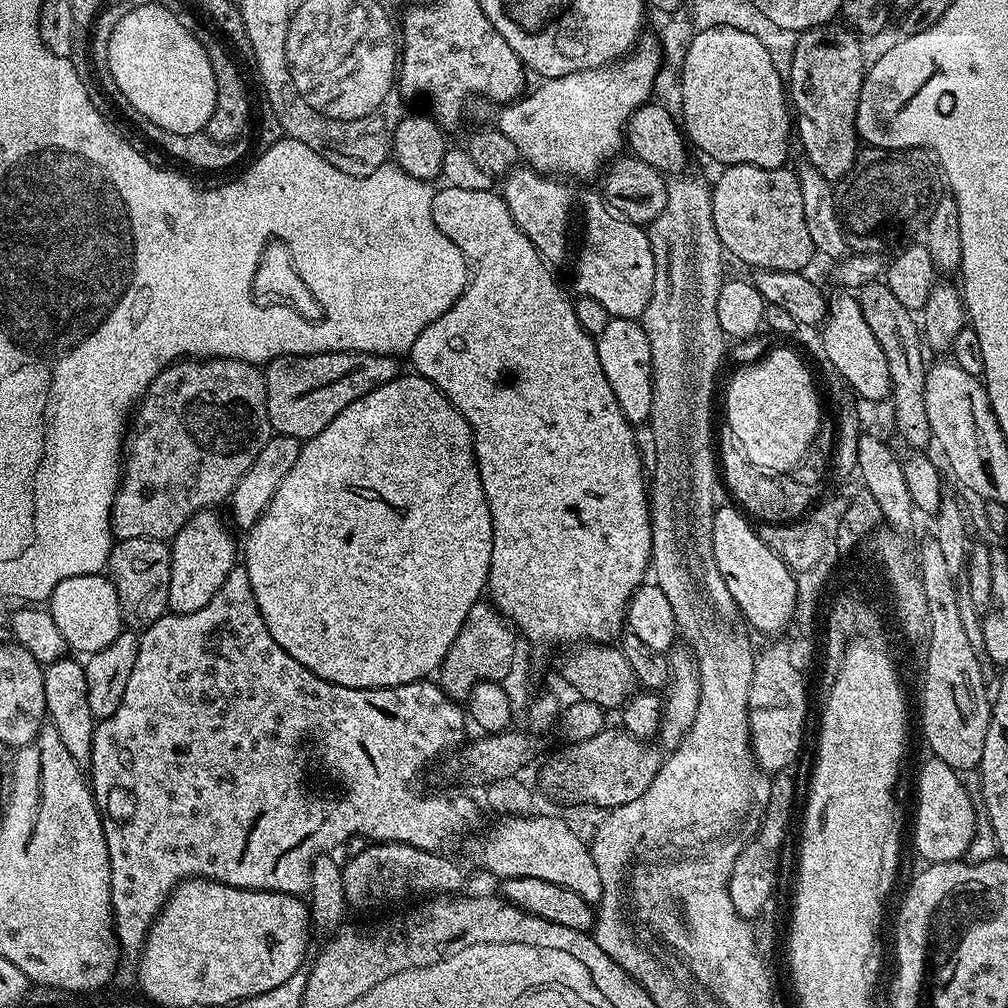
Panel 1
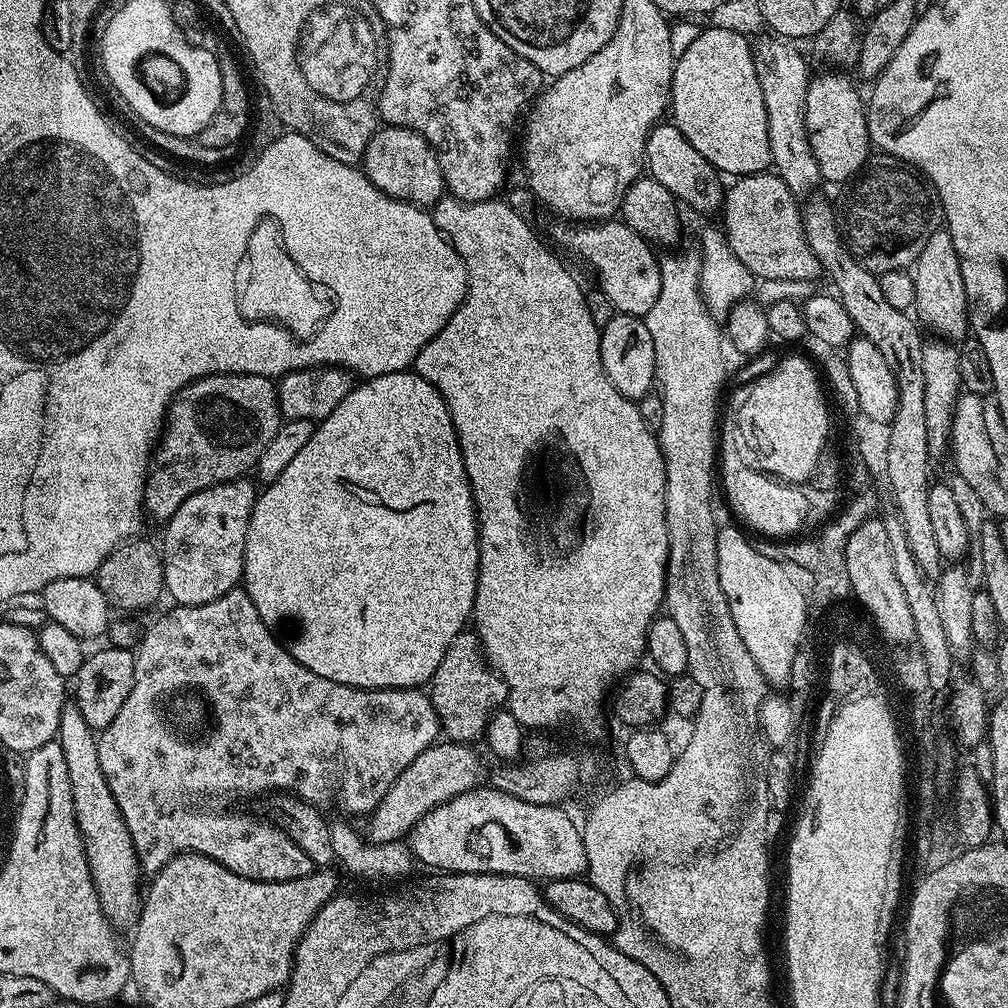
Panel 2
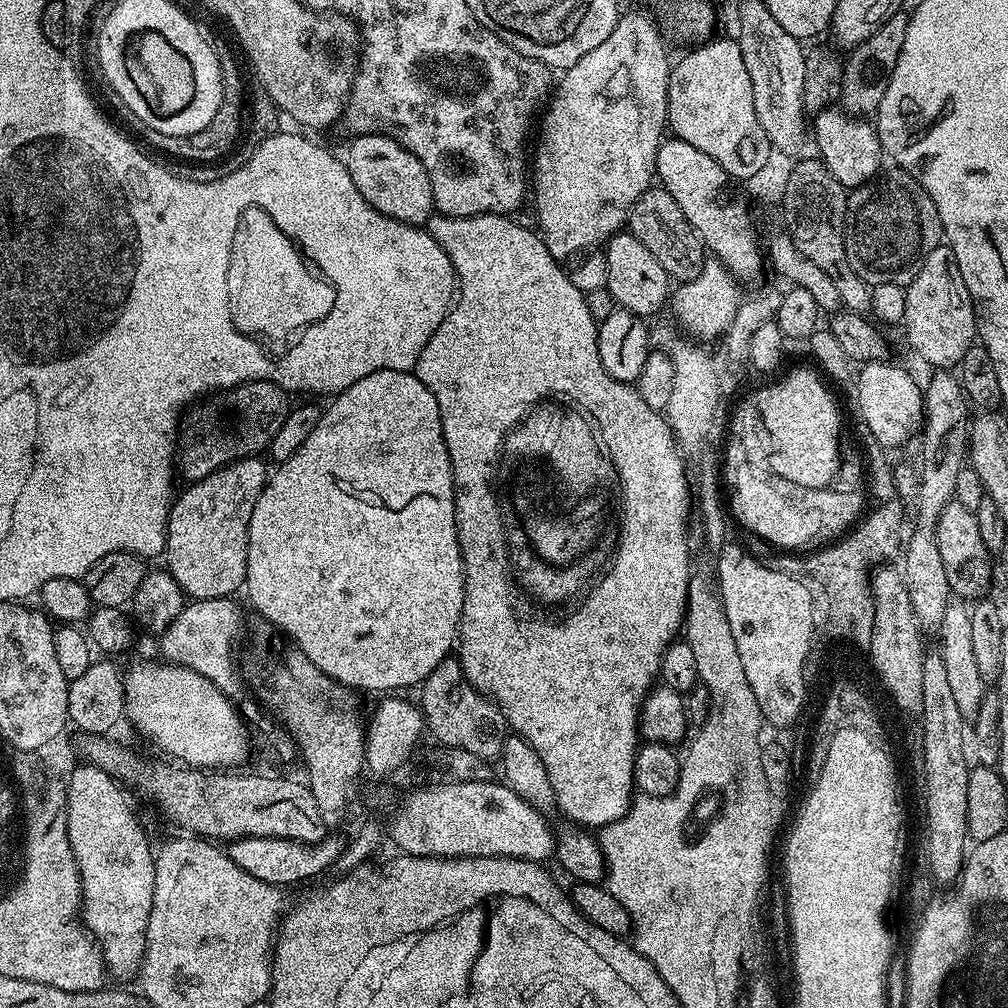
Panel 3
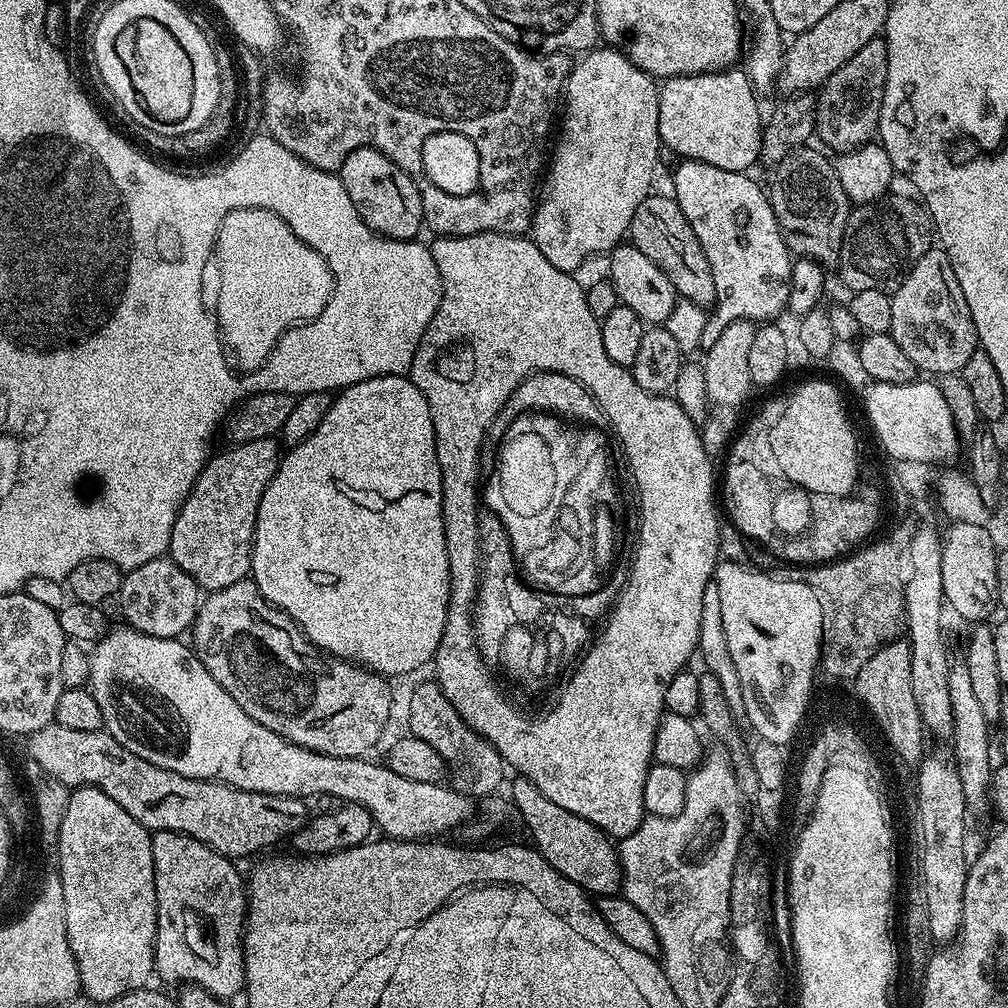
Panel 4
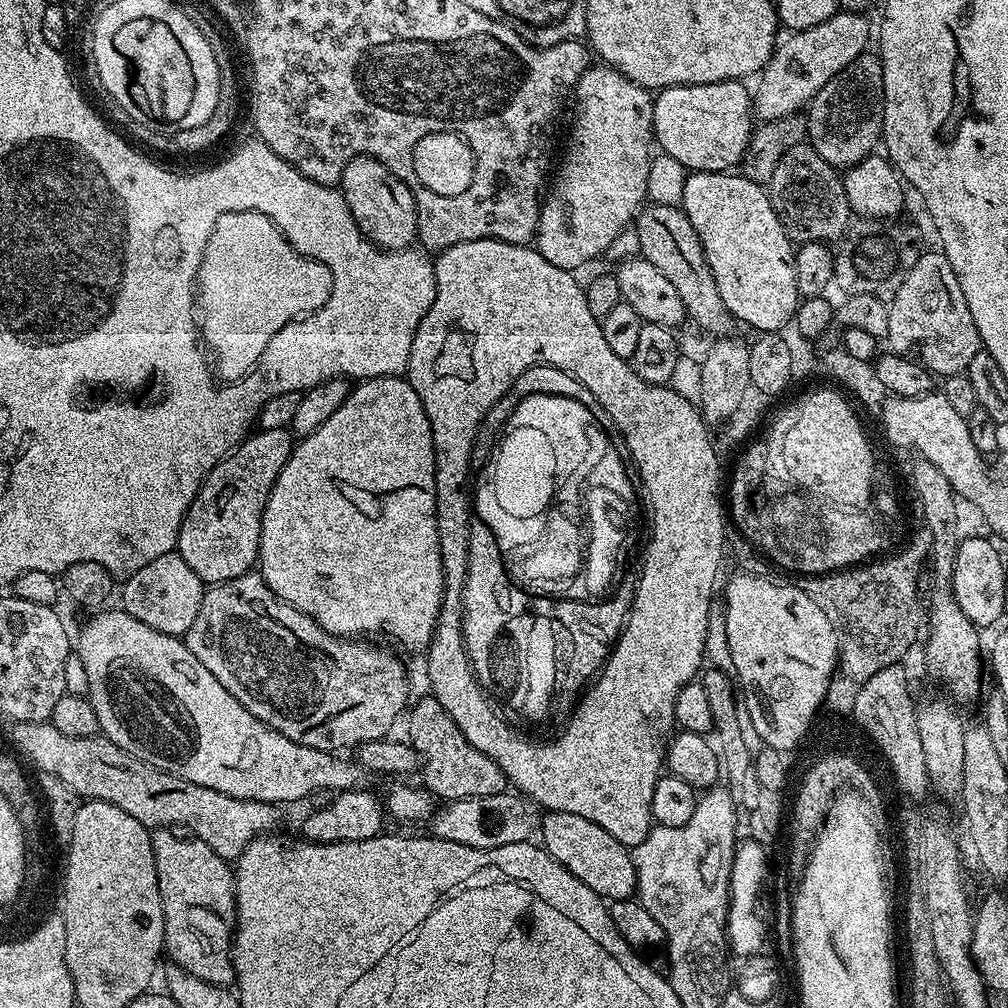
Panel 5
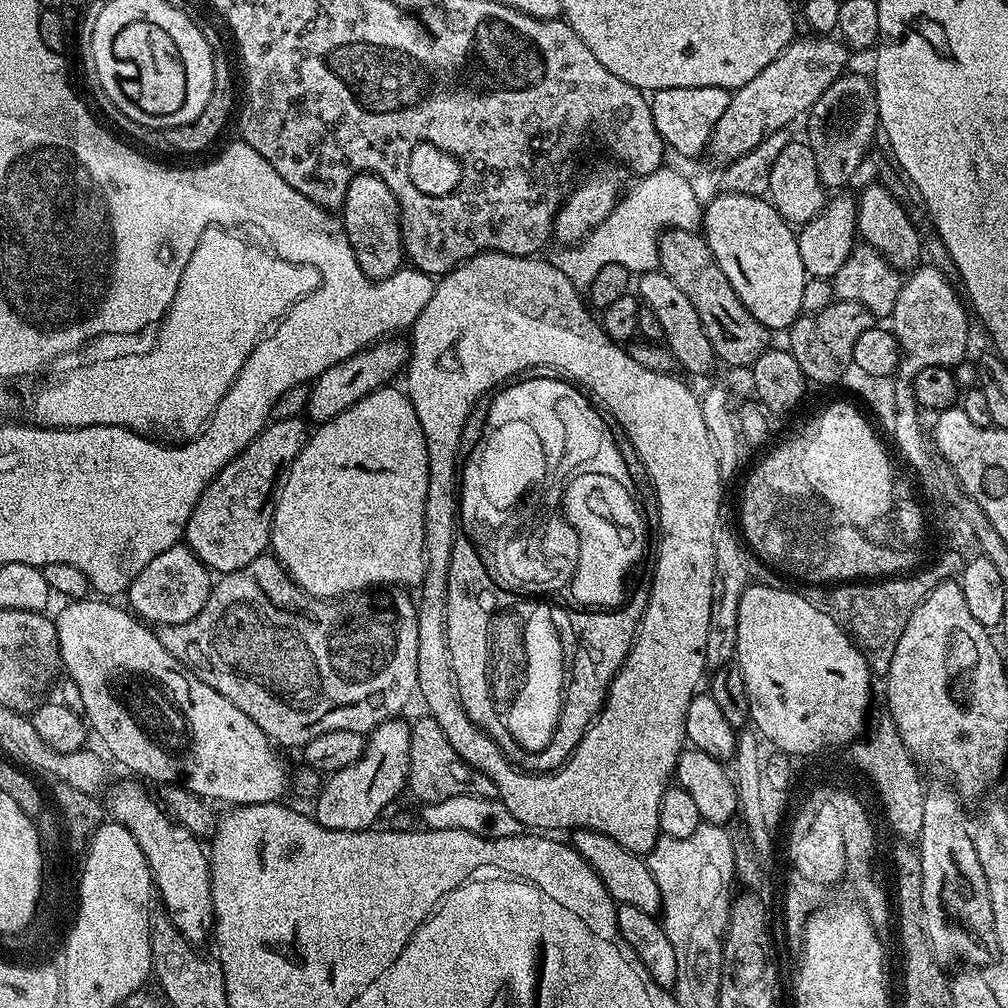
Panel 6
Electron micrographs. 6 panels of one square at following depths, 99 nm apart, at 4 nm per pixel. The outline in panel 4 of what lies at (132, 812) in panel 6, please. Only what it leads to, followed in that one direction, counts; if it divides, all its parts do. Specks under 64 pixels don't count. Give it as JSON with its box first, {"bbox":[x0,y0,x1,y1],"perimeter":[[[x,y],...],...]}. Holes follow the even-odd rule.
{"bbox":[152,832,248,998],"perimeter":[[[152,832],[152,849],[154,850],[154,886],[156,887],[156,967],[157,977],[161,976],[168,984],[180,984],[179,986],[195,986],[210,995],[219,998],[231,998],[241,995],[245,987],[244,979],[244,933],[246,931],[246,917],[248,914],[248,894],[246,880],[240,877],[240,872],[235,868],[233,861],[222,853],[216,852],[208,844],[198,842],[189,836],[183,836],[177,832]]]}

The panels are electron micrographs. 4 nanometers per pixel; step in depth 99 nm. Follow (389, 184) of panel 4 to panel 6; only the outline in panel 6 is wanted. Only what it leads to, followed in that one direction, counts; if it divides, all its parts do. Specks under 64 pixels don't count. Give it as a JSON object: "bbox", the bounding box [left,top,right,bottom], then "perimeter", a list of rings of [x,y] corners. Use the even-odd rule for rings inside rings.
{"bbox":[342,172,406,280],"perimeter":[[[360,172],[352,179],[344,195],[342,219],[348,241],[351,242],[354,254],[358,258],[358,266],[362,266],[362,270],[371,280],[384,280],[390,274],[397,272],[405,263],[406,253],[401,232],[400,204],[396,201],[396,195],[382,182],[380,177],[373,176],[371,172]]]}

